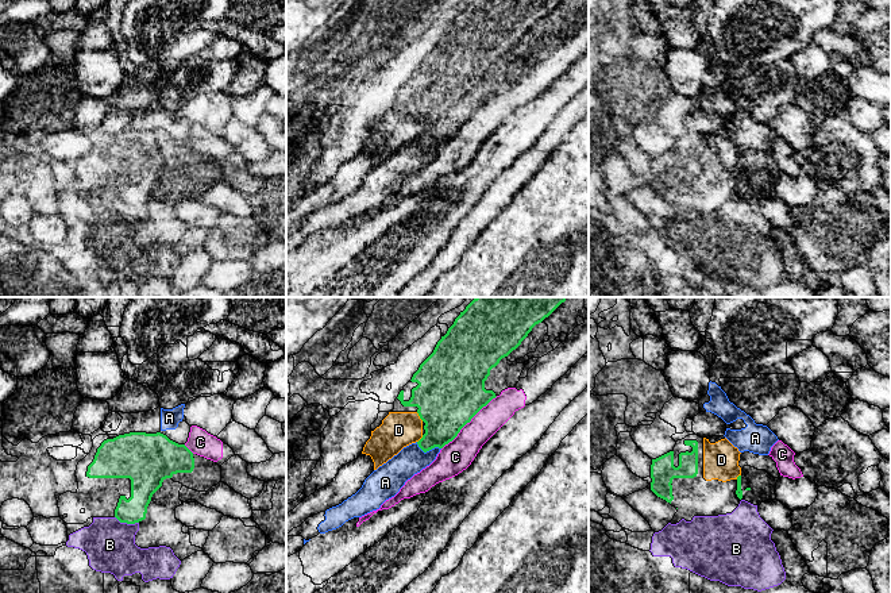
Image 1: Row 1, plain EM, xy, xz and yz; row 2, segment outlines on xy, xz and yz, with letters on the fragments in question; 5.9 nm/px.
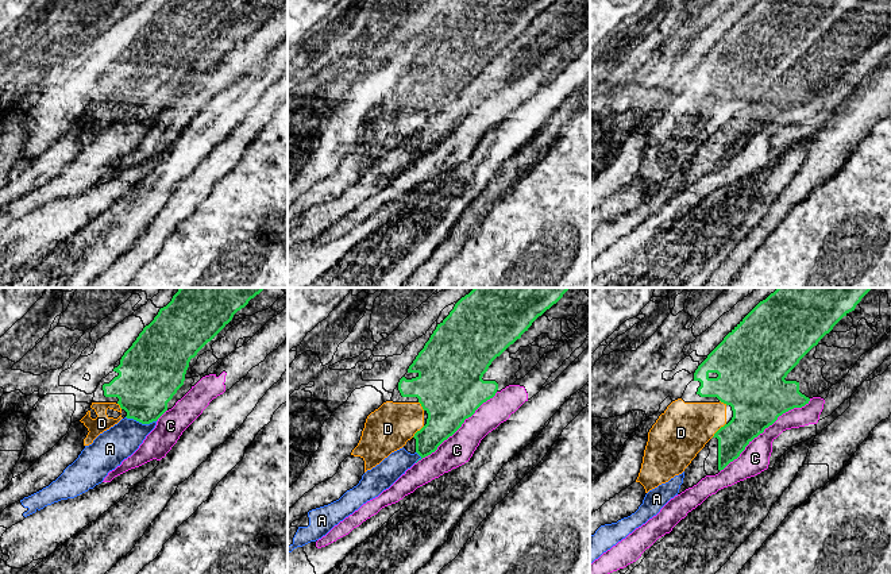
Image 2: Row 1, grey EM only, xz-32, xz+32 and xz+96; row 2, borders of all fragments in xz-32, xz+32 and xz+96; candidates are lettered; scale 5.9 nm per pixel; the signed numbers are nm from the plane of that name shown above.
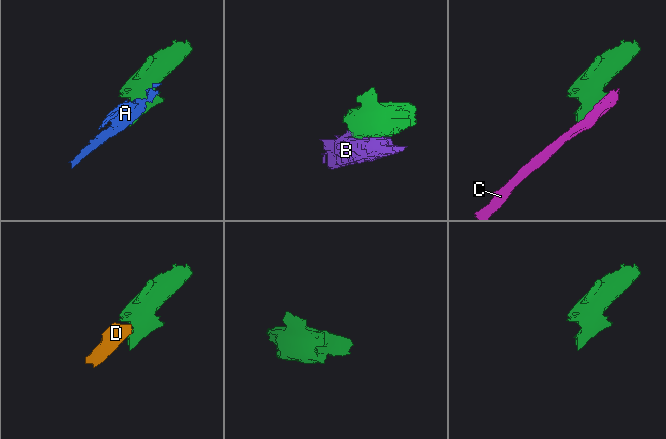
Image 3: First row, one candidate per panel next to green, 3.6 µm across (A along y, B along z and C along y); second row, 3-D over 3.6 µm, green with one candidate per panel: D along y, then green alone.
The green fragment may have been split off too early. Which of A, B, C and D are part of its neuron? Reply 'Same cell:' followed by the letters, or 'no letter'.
Same cell: D

